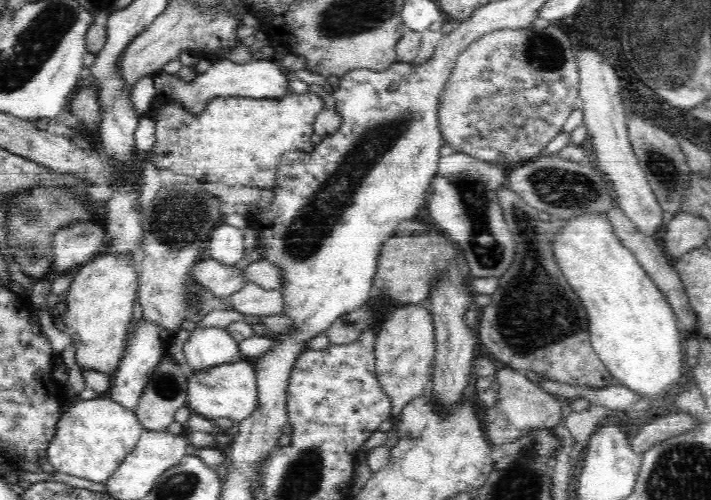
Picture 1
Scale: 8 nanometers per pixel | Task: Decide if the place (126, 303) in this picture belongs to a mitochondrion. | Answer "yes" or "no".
no

